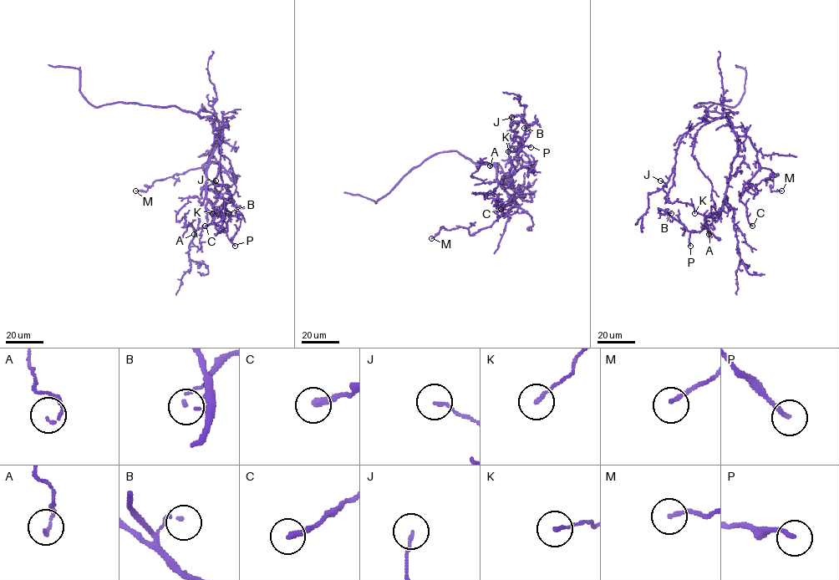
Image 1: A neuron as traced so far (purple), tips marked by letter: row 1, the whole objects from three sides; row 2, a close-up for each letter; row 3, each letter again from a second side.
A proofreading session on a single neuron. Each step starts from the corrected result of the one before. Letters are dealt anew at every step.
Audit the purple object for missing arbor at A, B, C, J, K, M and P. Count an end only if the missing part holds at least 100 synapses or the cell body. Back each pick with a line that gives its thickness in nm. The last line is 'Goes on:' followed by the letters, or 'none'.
Goes on: none

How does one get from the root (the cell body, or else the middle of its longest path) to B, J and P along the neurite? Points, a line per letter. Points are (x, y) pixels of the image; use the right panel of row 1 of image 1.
B: (721, 118), (728, 118), (737, 146), (723, 207), (699, 231), (688, 231), (671, 213)
J: (721, 118), (728, 114), (698, 123), (683, 134), (674, 170), (666, 185), (660, 180)
P: (721, 118), (728, 118), (737, 135), (737, 153), (731, 165), (723, 207), (706, 227), (690, 232), (690, 246)

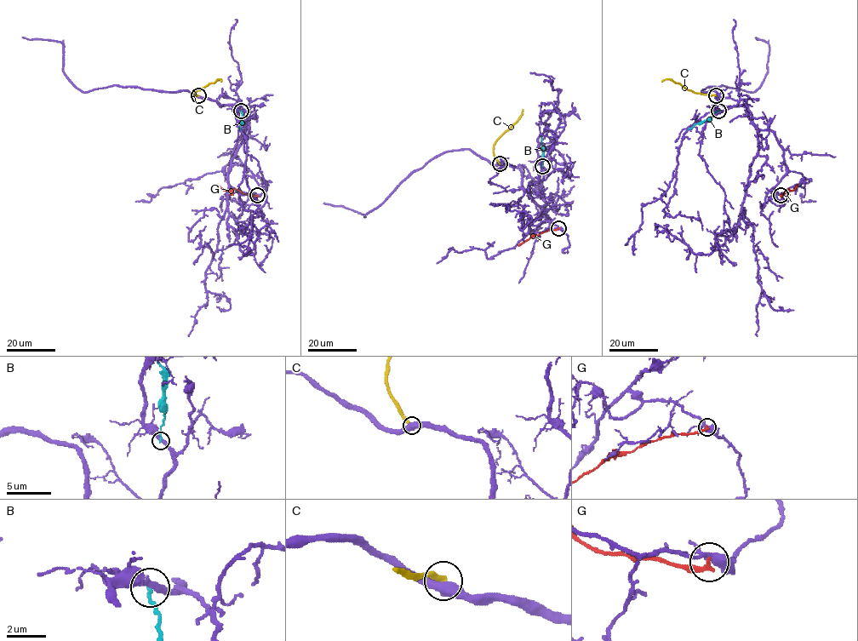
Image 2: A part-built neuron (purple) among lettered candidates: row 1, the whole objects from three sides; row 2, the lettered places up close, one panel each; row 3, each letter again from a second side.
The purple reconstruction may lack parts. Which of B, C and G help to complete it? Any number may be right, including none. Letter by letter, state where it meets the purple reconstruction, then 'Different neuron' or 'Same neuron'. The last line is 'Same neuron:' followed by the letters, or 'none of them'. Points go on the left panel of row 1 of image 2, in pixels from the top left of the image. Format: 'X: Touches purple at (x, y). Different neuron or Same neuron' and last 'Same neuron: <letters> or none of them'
B: Touches purple at (241, 111). Different neuron
C: Touches purple at (198, 95). Different neuron
G: Touches purple at (257, 195). Different neuron
Same neuron: none of them

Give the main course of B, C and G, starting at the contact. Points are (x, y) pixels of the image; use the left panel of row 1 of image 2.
B: (241, 111), (240, 129)
C: (198, 95), (191, 94), (217, 79), (221, 81)
G: (257, 195), (244, 194), (237, 190), (224, 191), (217, 184)

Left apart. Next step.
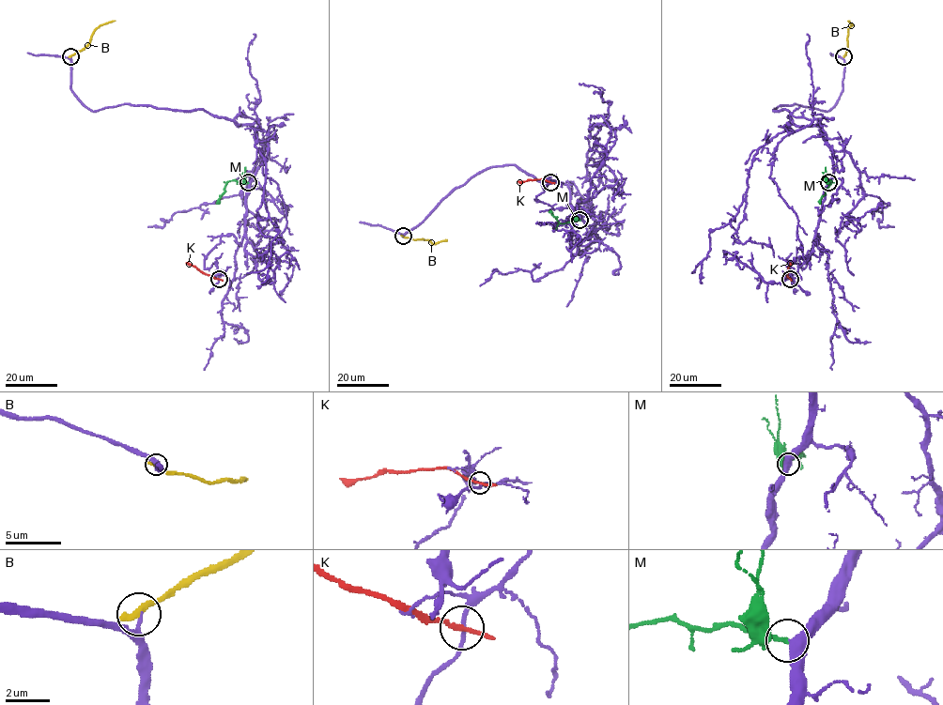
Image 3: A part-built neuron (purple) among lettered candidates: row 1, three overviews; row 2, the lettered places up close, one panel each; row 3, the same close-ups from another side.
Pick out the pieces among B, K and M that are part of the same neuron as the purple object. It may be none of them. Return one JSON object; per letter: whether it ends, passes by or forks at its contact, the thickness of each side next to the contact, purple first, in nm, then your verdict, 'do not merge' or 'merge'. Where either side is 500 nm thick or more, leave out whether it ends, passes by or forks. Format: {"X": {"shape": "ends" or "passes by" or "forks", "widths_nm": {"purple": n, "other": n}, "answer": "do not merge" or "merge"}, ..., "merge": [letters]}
{"B": {"shape": "ends", "widths_nm": {"purple": 150, "other": 360}, "answer": "do not merge"}, "K": {"shape": "passes by", "widths_nm": {"purple": 170, "other": 160}, "answer": "do not merge"}, "M": {"shape": "ends", "widths_nm": {"purple": 400, "other": 190}, "answer": "merge"}, "merge": ["M"]}

